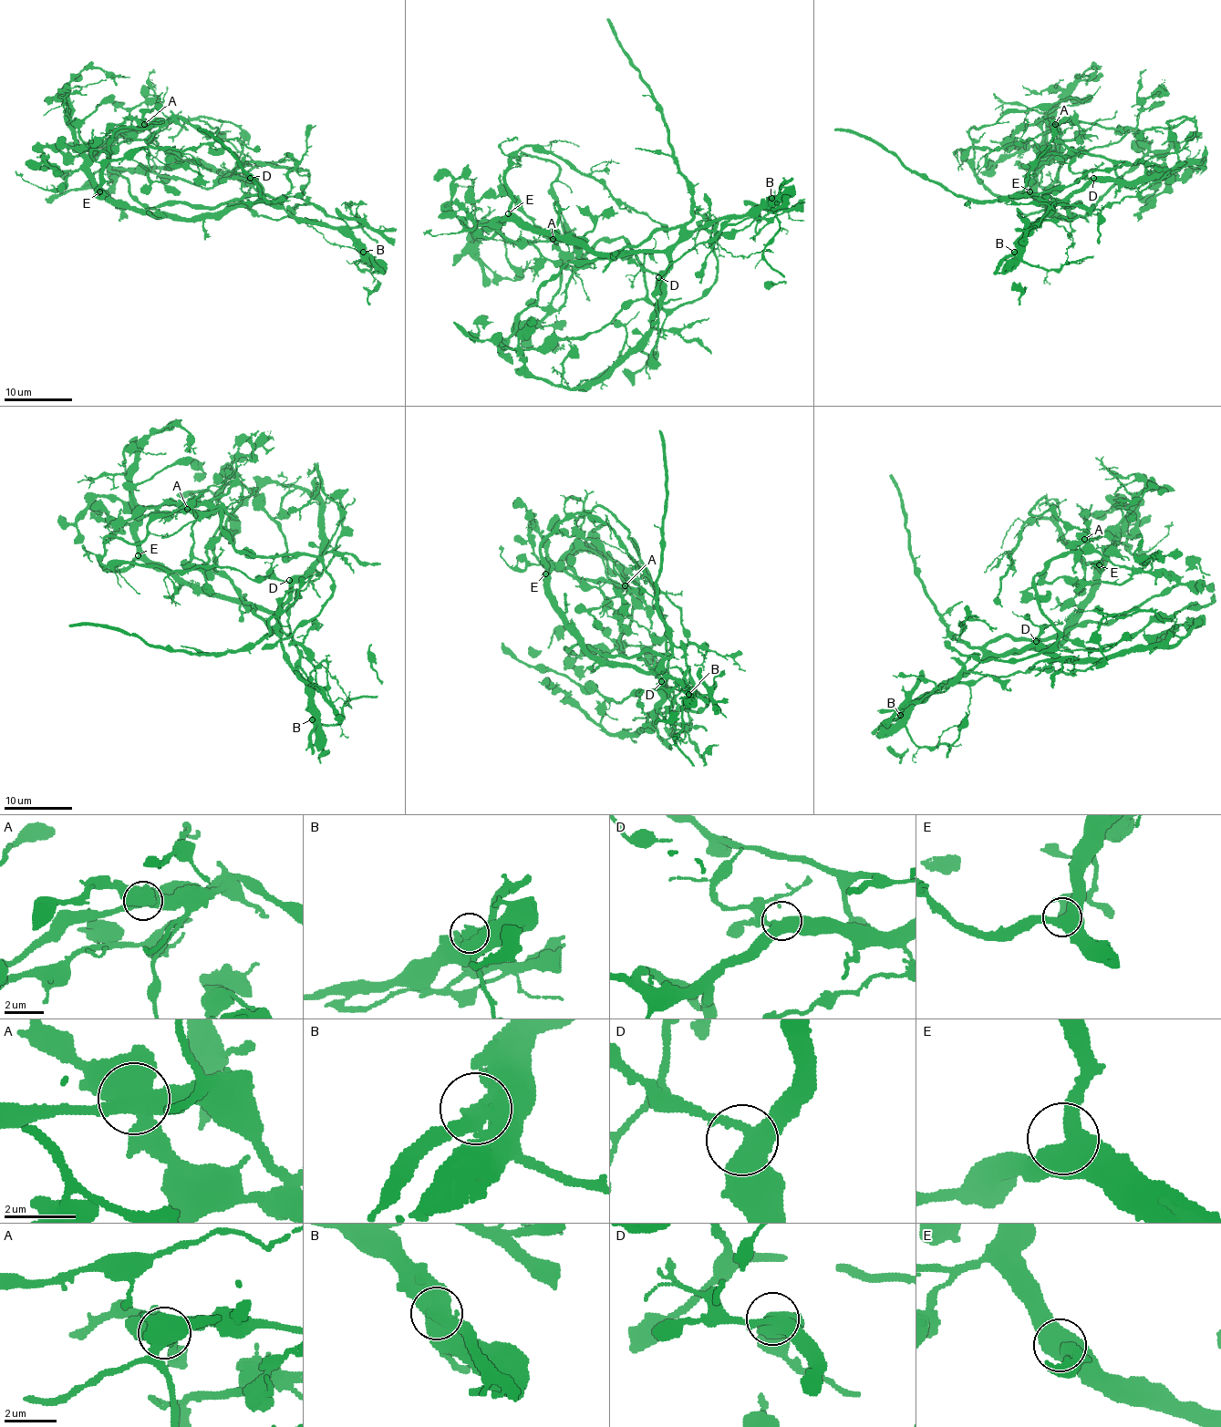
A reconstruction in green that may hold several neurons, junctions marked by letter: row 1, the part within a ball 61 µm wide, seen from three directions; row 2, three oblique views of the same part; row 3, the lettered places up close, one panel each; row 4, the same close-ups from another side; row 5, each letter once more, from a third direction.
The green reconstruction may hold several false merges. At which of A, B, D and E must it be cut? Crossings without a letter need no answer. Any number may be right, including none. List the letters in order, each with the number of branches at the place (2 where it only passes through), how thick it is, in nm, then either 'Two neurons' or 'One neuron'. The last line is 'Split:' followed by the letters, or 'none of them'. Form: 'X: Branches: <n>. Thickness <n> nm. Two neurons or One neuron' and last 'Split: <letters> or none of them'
A: Branches: 4. Thickness 600 nm. Two neurons
B: Branches: 2. Thickness 600 nm. One neuron
D: Branches: 3. Thickness 440 nm. One neuron
E: Branches: 3. Thickness 550 nm. One neuron
Split: A

